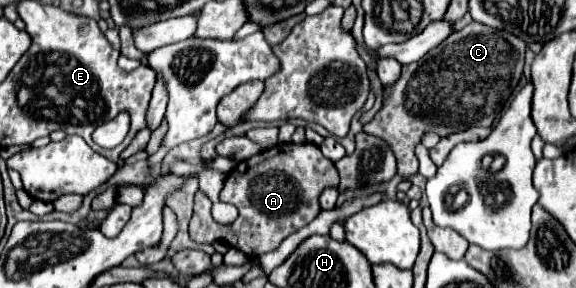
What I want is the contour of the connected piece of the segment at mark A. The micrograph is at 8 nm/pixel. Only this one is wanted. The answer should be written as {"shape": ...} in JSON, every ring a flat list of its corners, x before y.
{"shape":[[279,143,271,149,261,151,259,155,253,155,247,161,237,163,235,169,227,175,219,199,239,209,239,217,233,223,217,223,211,217,209,197,197,191,195,213,189,225,191,239,197,243,223,241,243,251,247,257,275,251,285,237,299,231,319,215,319,193,325,187,335,187,337,183,339,175,335,171,335,165,327,157,323,157,317,145]]}

